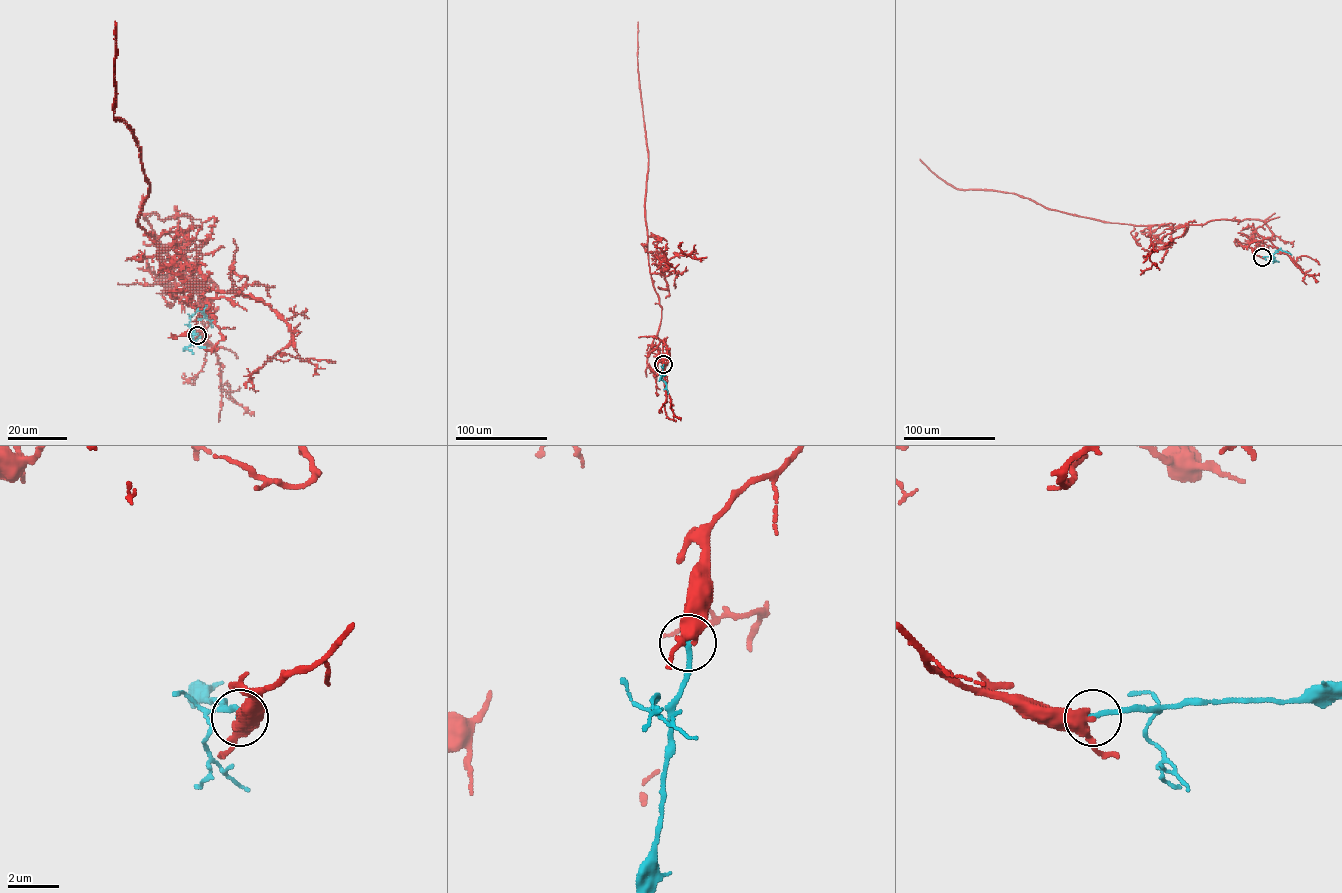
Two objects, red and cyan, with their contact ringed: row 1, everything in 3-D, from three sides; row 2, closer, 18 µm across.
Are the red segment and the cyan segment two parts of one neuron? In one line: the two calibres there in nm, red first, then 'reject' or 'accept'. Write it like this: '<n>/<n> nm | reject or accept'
420/220 nm | reject

